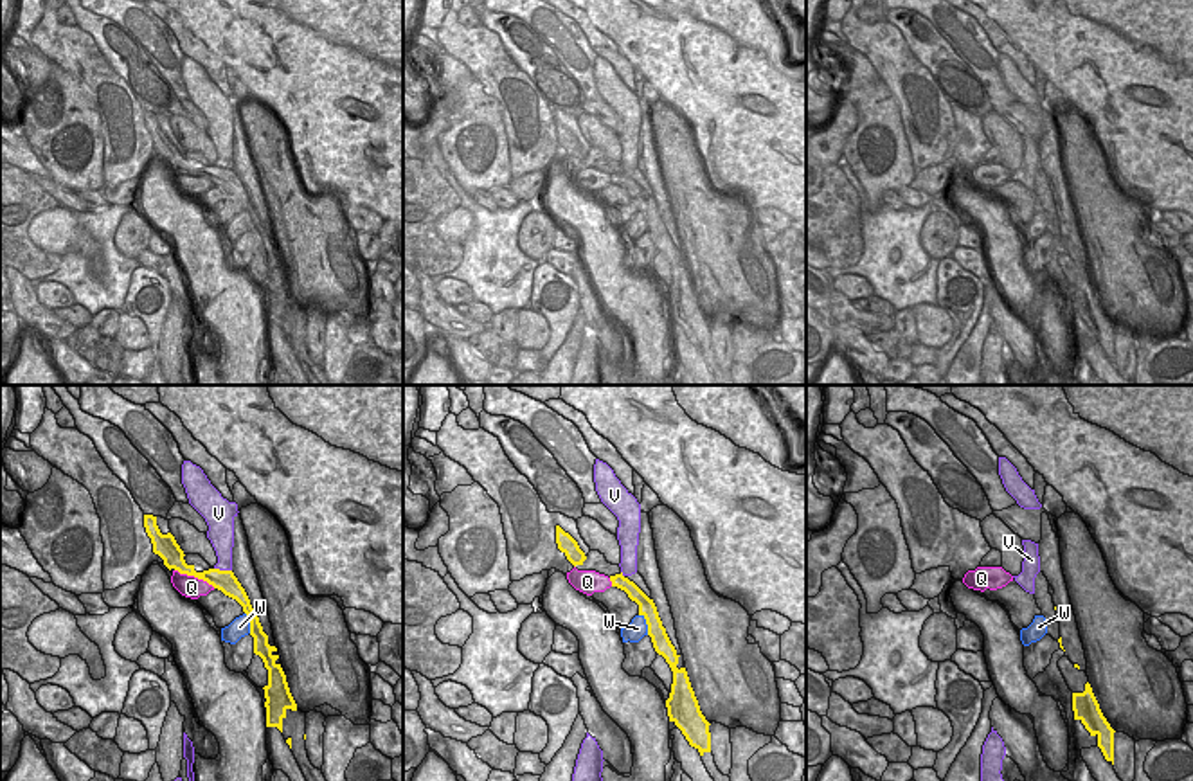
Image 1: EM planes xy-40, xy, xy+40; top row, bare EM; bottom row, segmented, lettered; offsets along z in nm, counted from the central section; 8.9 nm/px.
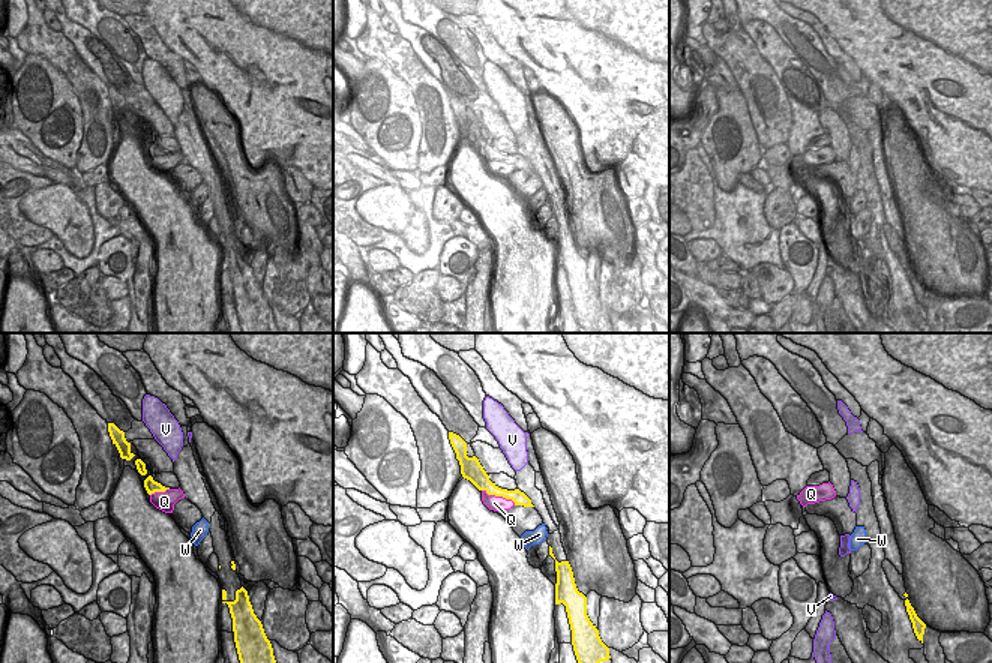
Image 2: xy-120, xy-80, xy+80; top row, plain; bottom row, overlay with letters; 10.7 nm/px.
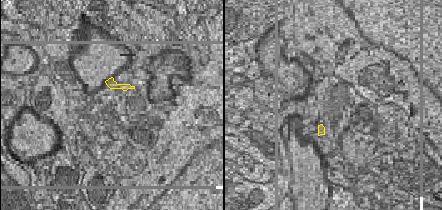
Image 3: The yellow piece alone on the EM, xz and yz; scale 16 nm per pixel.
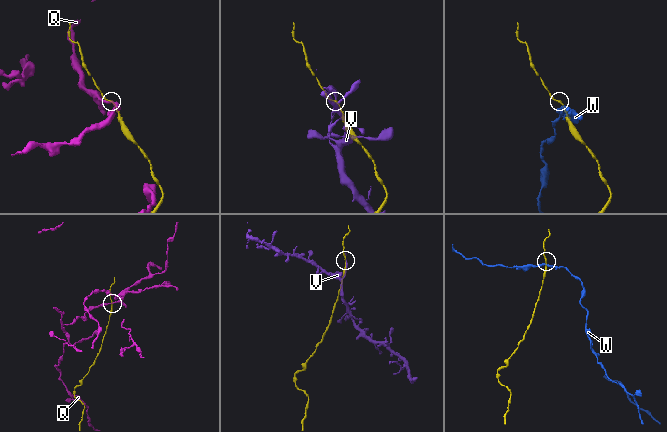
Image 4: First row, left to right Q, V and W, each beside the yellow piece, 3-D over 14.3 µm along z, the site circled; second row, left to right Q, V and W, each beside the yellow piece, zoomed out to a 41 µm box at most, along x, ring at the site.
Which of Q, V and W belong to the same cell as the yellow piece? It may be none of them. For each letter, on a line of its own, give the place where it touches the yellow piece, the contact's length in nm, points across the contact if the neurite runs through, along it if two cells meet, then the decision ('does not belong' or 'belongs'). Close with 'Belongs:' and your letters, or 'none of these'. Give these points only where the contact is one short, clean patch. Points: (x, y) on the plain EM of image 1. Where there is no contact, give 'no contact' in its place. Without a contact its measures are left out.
Q: contact xy-40 (195, 173); length 400 nm; does not belong
V: contact xy-40 (224, 168); length 160 nm; border xy-40 (215, 164), (231, 168); does not belong
W: contact xy (646, 220); length 200 nm; border xy (639, 211), (648, 231); does not belong
Belongs: none of these

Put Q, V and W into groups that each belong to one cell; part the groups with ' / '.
Q / V / W

